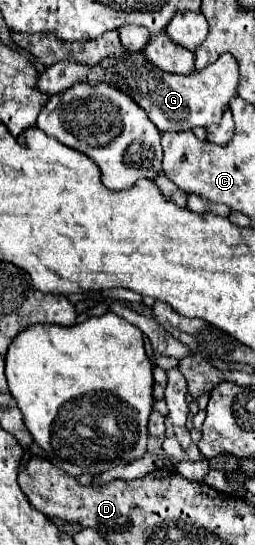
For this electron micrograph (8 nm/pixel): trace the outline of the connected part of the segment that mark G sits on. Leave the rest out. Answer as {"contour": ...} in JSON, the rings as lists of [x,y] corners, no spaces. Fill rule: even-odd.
{"contour":[[[124,53],[120,57],[112,57],[112,61],[102,61],[98,67],[86,67],[72,61],[58,61],[50,65],[42,75],[38,75],[36,89],[54,95],[78,81],[106,81],[114,83],[122,91],[126,91],[142,109],[148,111],[152,123],[164,133],[164,131],[186,131],[194,127],[206,127],[212,123],[218,123],[222,119],[222,113],[228,109],[230,99],[238,95],[238,61],[234,61],[234,55],[224,53],[208,65],[202,71],[190,73],[190,75],[172,75],[166,71],[160,71],[152,67],[142,53]]]}

